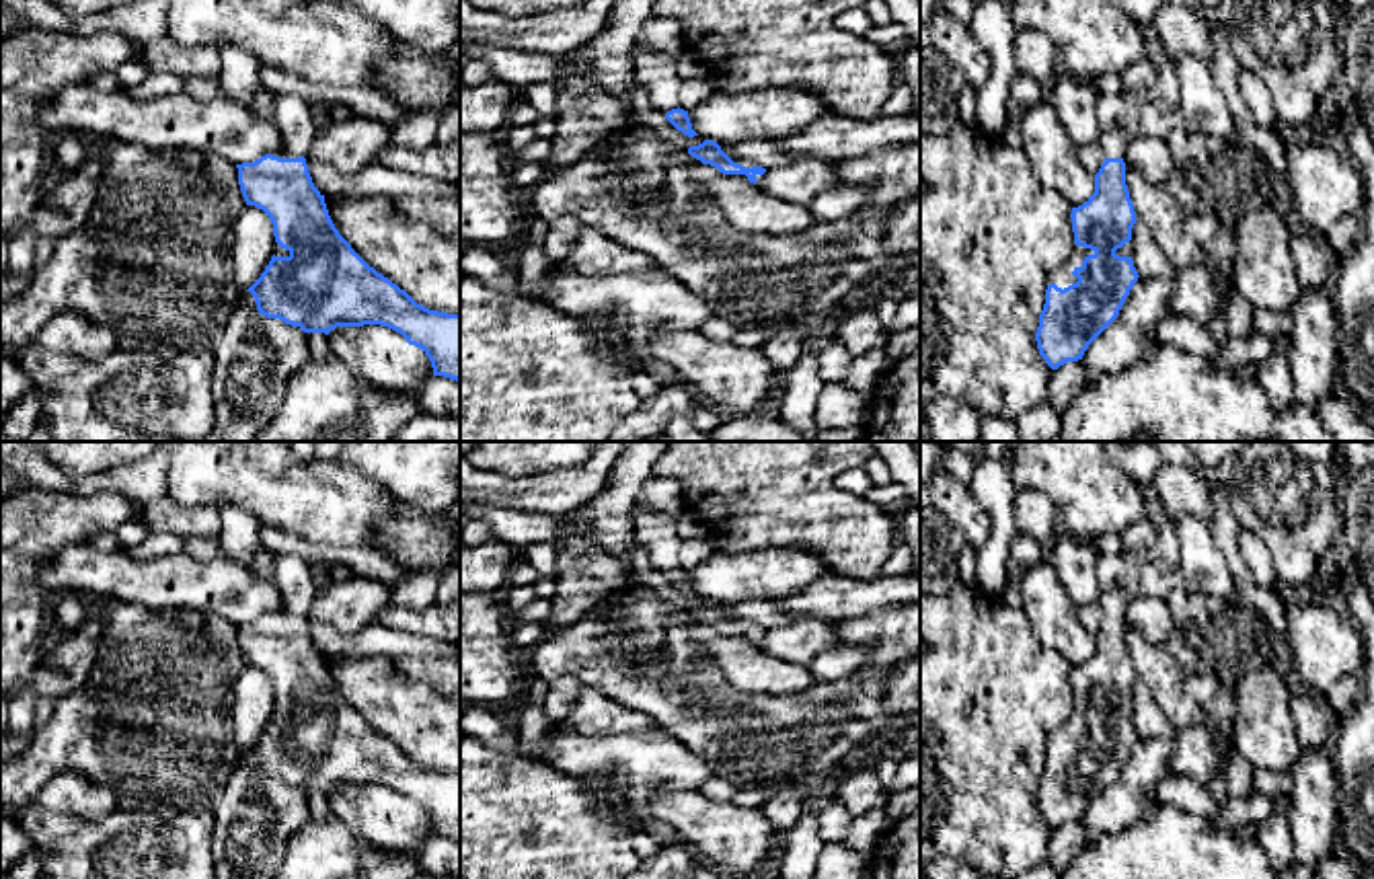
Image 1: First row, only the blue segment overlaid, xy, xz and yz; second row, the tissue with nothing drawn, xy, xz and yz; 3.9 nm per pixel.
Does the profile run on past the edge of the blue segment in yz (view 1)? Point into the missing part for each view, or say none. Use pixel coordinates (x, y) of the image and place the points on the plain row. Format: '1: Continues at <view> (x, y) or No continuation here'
1: Continues at yz (1155, 571)

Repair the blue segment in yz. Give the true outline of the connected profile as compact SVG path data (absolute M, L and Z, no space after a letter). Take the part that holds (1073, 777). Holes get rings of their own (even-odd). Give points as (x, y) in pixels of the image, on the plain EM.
M1142 483L1142 495L1158 532L1152 546L1125 550L1113 536L1095 540L1099 602L1107 618L1095 635L1095 653L1072 667L1070 719L1047 737L1035 801L1052 830L1082 819L1089 805L1117 778L1140 737L1132 721L1132 688L1138 678L1125 645L1125 606L1144 596L1167 600L1183 587L1173 526L1150 483Z

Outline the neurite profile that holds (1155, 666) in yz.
M1125 624L1125 645L1136 678L1150 688L1158 709L1175 731L1193 727L1206 719L1204 706L1183 690L1185 672L1167 649L1150 645L1130 624Z

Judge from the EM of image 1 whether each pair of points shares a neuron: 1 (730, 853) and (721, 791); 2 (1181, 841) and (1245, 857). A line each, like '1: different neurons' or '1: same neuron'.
1: different neurons
2: same neuron

